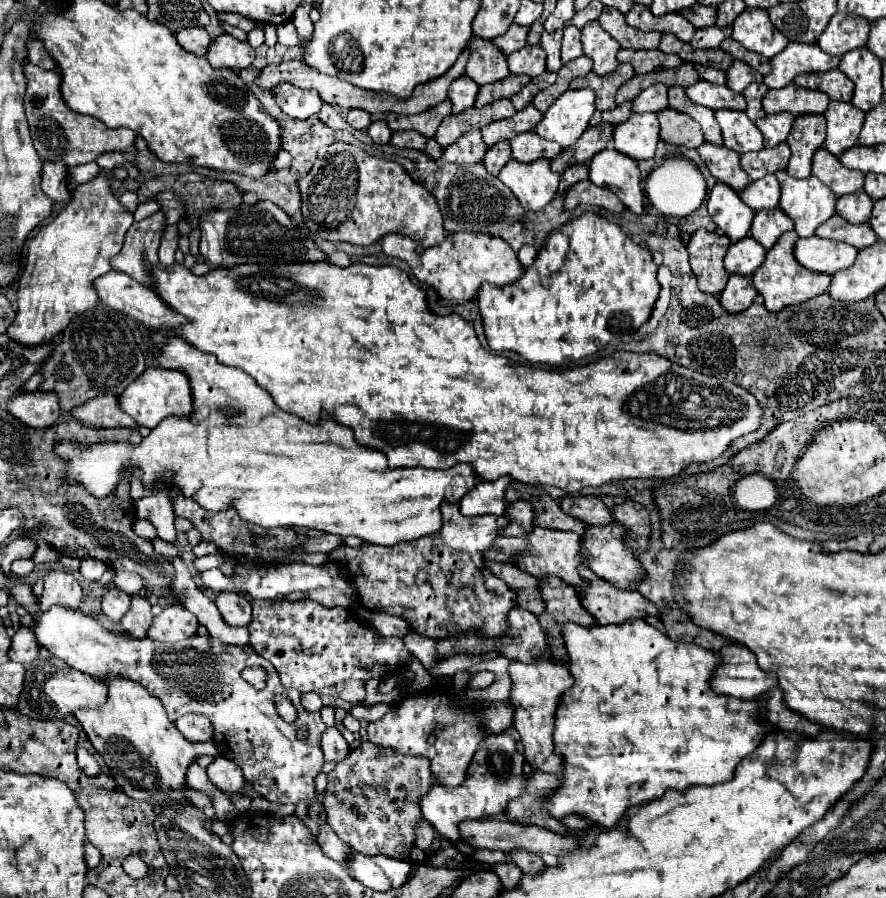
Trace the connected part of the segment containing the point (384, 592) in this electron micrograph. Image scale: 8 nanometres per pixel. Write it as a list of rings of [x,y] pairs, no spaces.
[[[444,501],[441,504],[442,528],[441,532],[433,536],[423,536],[421,540],[395,544],[393,548],[381,548],[377,544],[359,544],[357,548],[351,548],[347,544],[335,548],[329,552],[329,562],[341,562],[345,564],[345,570],[349,572],[353,584],[357,584],[357,598],[359,602],[377,612],[387,612],[401,616],[409,622],[413,630],[427,638],[445,638],[455,636],[457,632],[465,632],[467,628],[481,628],[485,636],[503,636],[507,612],[517,606],[515,592],[509,590],[509,586],[495,578],[483,564],[483,550],[491,548],[497,530],[509,524],[505,516],[473,516],[467,518],[459,512],[457,503]]]

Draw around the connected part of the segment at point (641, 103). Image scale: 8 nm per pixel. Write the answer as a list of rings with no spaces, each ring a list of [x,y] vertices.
[[[653,84],[633,100],[633,112],[661,112],[667,106],[667,86]]]

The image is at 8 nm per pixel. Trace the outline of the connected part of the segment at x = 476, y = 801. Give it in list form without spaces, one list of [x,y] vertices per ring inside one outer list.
[[[489,734],[481,740],[473,760],[469,764],[465,782],[457,788],[445,788],[445,784],[433,782],[429,792],[421,796],[423,818],[447,840],[459,842],[459,822],[461,820],[483,820],[489,816],[499,816],[505,812],[507,802],[525,792],[523,782],[523,756],[517,752],[517,744],[509,734]]]

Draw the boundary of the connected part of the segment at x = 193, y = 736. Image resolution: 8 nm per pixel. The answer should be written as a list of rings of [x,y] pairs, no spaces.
[[[187,714],[181,716],[175,722],[177,730],[189,740],[189,742],[205,742],[205,740],[213,740],[213,726],[205,716],[197,716],[197,714]]]

